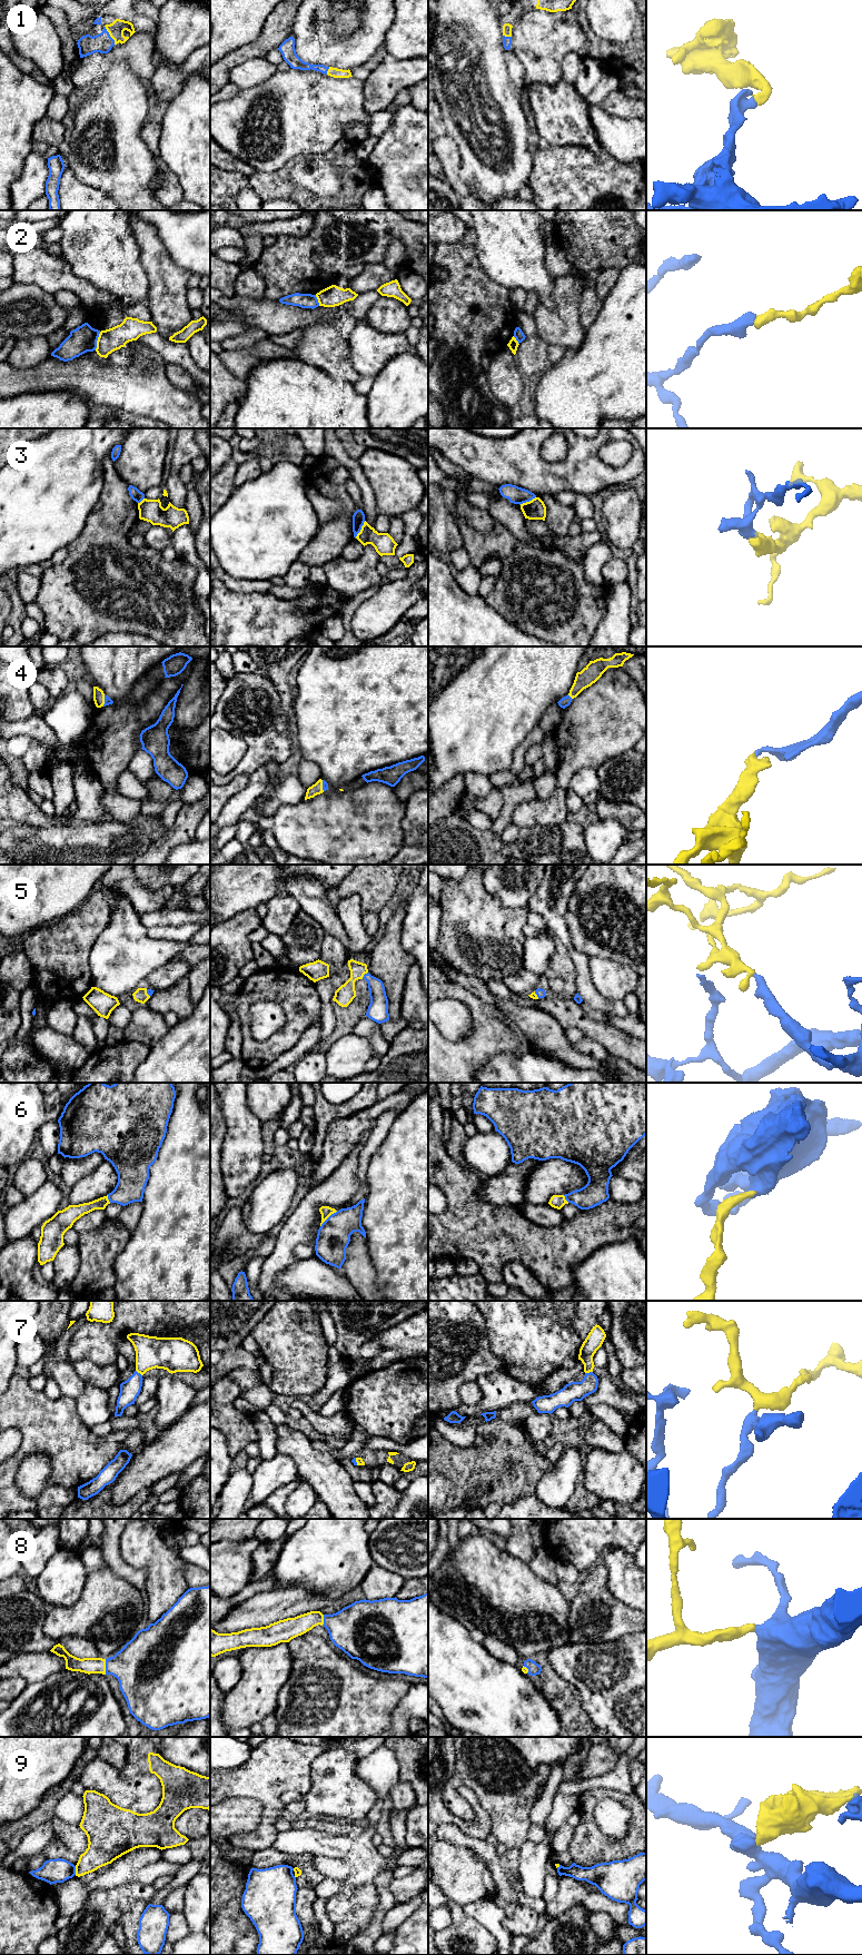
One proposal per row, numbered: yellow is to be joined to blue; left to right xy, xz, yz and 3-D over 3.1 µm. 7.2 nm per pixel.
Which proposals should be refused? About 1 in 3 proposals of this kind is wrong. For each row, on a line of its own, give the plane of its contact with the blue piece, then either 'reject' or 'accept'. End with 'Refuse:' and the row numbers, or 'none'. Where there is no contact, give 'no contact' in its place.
1: contact in xy; accept
2: contact in xy; reject
3: contact in xz; reject
4: contact in yz; accept
5: contact in xz; accept
6: contact in xz; accept
7: contact in yz; accept
8: contact in xy; accept
9: contact in xy; reject
Refuse: 2, 3, 9

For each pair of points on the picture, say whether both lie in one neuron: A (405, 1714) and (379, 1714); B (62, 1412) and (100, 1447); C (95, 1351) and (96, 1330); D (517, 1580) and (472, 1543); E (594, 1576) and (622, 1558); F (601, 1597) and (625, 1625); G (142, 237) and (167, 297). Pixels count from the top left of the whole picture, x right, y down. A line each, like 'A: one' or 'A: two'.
A: two
B: one
C: one
D: one
E: two
F: one
G: one

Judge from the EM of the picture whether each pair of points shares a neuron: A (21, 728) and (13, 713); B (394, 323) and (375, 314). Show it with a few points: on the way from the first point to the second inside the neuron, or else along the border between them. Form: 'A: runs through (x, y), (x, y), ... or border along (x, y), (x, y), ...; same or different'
A: border along (31, 714), (27, 718), (11, 721); different
B: runs through (389, 318), (386, 315), (379, 315); same

